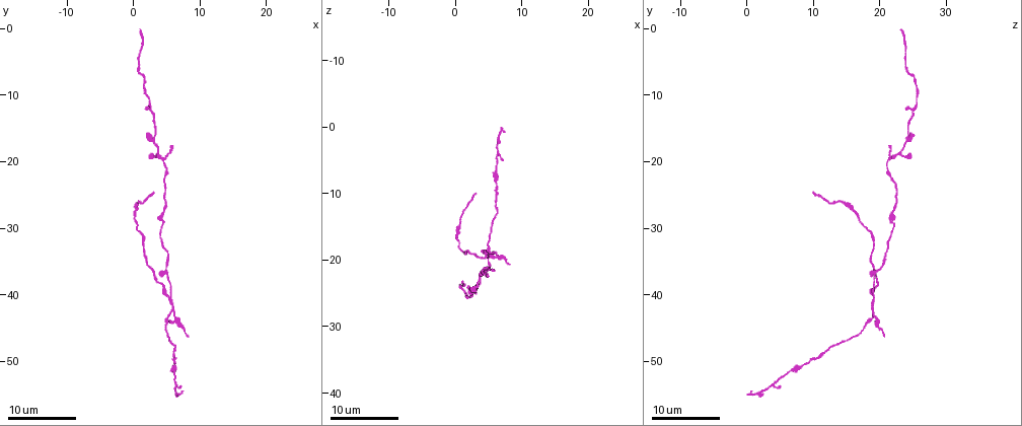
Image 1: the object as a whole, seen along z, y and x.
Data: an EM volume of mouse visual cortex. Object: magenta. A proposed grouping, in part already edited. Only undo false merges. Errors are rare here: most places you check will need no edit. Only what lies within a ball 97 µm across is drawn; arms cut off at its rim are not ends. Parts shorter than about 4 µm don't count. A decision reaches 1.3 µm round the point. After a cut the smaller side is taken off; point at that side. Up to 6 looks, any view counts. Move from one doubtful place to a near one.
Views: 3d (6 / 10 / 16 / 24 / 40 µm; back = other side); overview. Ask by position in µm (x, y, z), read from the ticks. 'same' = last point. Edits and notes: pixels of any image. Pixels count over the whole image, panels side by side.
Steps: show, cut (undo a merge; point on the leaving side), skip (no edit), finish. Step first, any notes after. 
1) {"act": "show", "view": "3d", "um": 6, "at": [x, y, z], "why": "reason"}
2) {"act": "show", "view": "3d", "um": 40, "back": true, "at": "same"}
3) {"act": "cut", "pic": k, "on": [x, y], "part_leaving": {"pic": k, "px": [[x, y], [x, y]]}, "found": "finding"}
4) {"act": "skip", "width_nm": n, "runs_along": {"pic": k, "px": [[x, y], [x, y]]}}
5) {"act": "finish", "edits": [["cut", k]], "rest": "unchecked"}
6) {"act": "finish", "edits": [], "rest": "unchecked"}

{"act": "show", "view": "3d", "um": 16, "at": [2.5, 16.5, 24.0], "why": "calibre changes"}

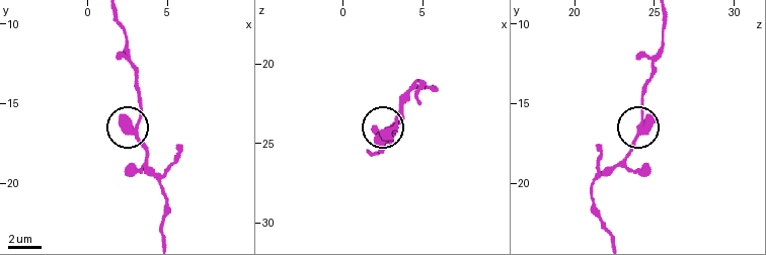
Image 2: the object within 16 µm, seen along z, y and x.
{"act": "show", "view": "3d", "um": 6, "at": [2.9, 16.7, 23.9]}

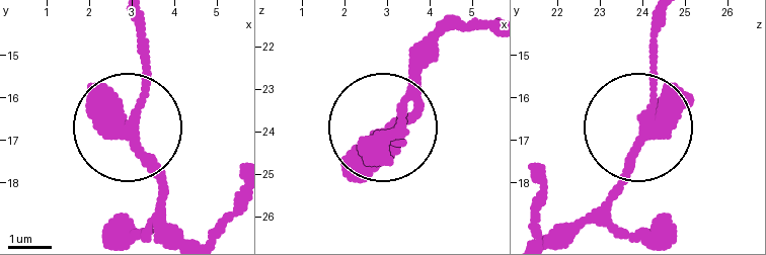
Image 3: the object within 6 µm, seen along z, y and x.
{"act": "skip", "runs_along": {"pic": 3, "px": [[174, 228], [128, 130], [145, 76], [145, 24]]}, "found": "one neuron here"}

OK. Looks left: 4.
{"act": "show", "view": "3d", "um": 24, "at": [5.0, 40.5, 19.0], "why": "three-way junction"}

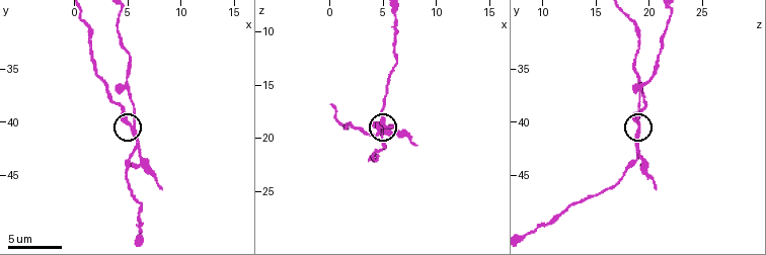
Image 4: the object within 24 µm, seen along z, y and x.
{"act": "show", "view": "3d", "um": 10, "at": [5.2, 40.4, 19.2], "why": "closer look"}

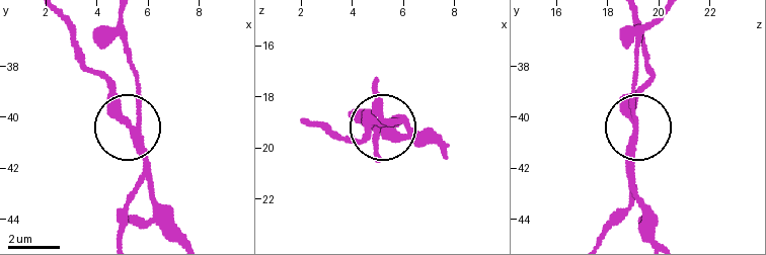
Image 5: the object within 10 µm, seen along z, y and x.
{"act": "cut", "pic": 5, "on": [121, 113], "width_nm": 250, "part_leaving": {"pic": 5, "px": [[138, 149], [117, 92], [66, 20]]}, "found": "a second neuron is stuck on"}

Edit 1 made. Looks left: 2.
{"act": "finish", "edits": [["cut", 5]], "rest": "unchecked"}

